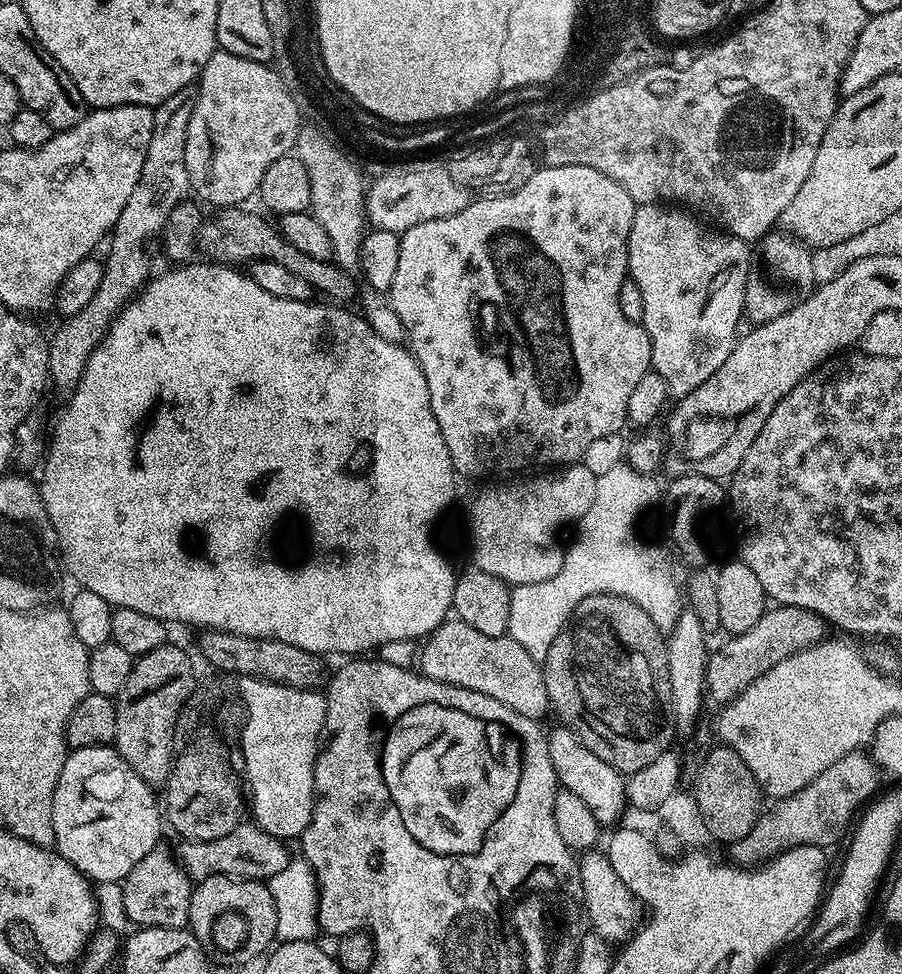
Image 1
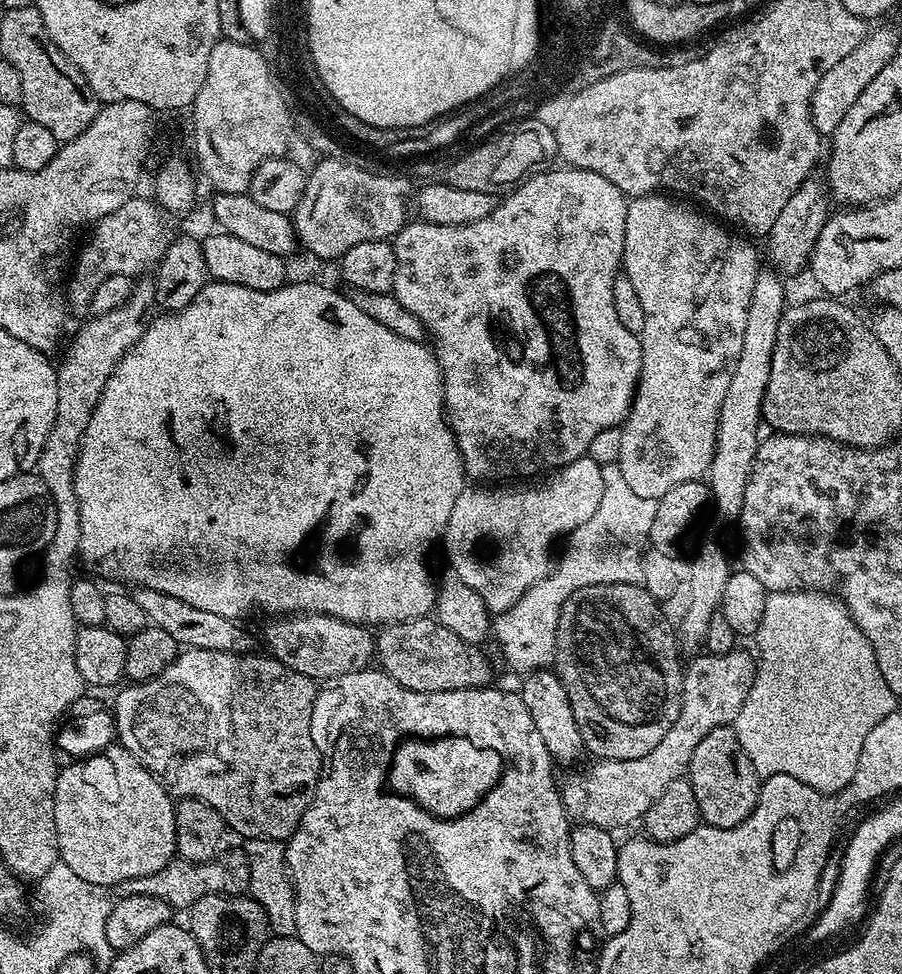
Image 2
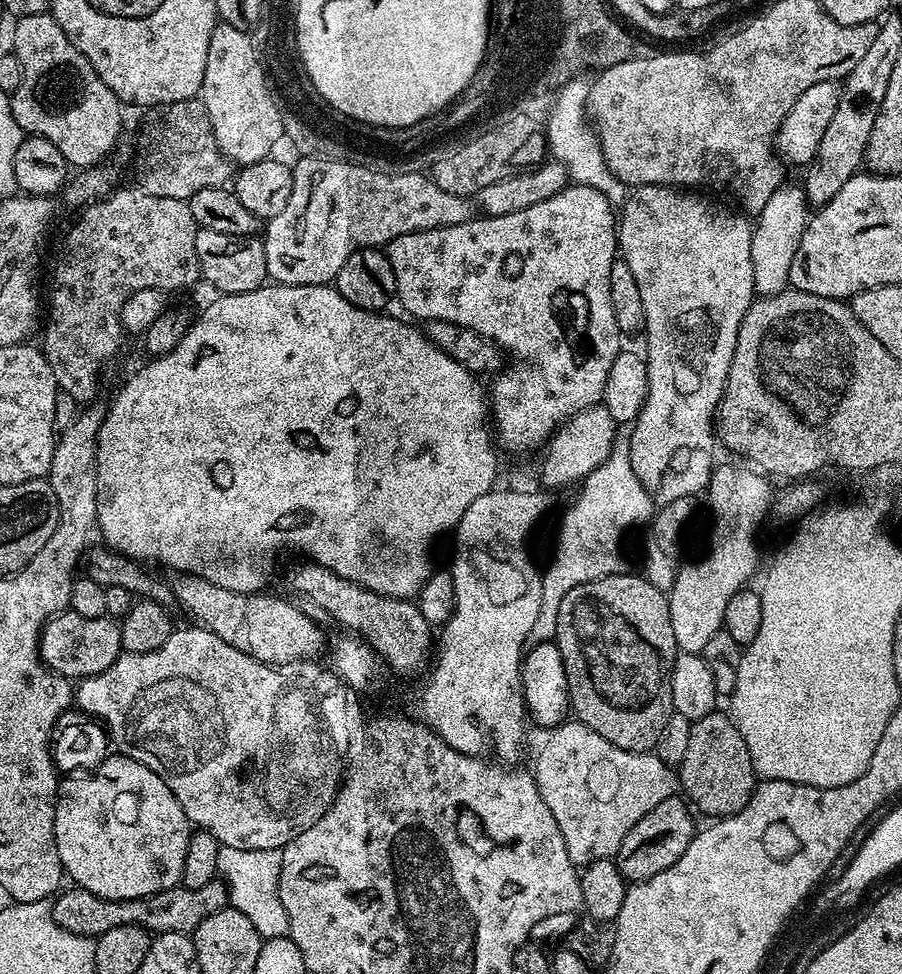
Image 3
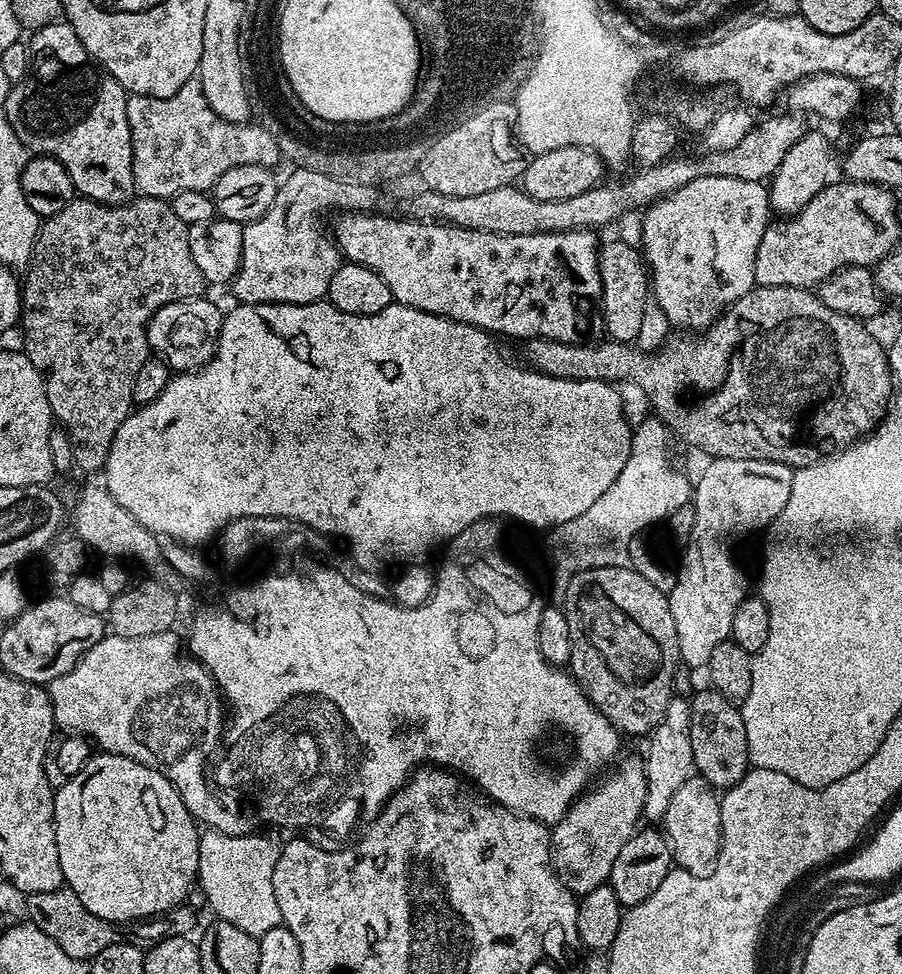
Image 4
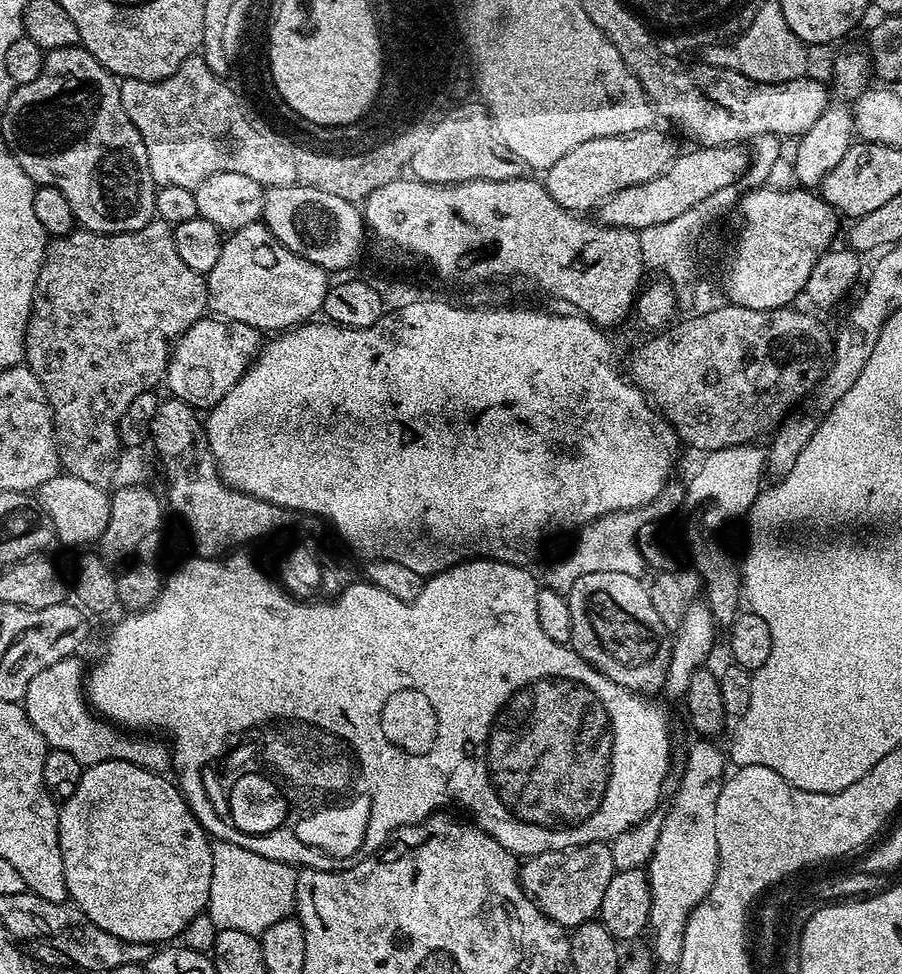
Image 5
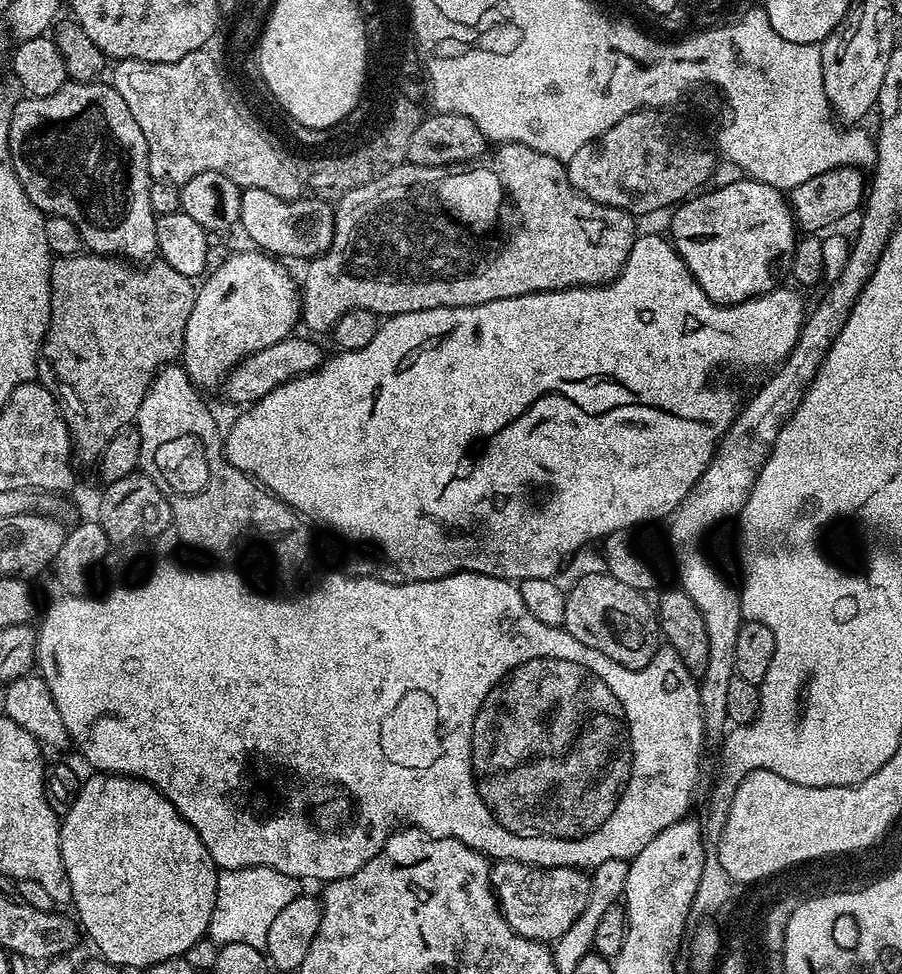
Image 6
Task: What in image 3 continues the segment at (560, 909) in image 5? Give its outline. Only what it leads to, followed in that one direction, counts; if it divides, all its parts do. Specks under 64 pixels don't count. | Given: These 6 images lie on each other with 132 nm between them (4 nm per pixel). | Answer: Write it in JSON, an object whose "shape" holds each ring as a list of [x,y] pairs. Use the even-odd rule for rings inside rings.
{"shape":[[[575,718],[565,719],[545,736],[536,756],[534,783],[562,830],[566,854],[574,865],[613,859],[634,824],[658,802],[677,795],[677,769],[655,751],[623,752]]]}

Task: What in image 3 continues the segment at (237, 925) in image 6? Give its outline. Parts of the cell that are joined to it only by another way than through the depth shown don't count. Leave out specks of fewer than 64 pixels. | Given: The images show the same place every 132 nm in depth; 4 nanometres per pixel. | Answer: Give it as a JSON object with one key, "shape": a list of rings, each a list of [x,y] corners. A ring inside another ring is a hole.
{"shape":[[[221,847],[218,854],[219,875],[228,890],[228,902],[237,908],[254,925],[254,930],[264,940],[273,940],[279,936],[288,936],[288,919],[286,906],[282,906],[282,898],[278,894],[280,881],[281,849],[274,850],[234,850]]]}

